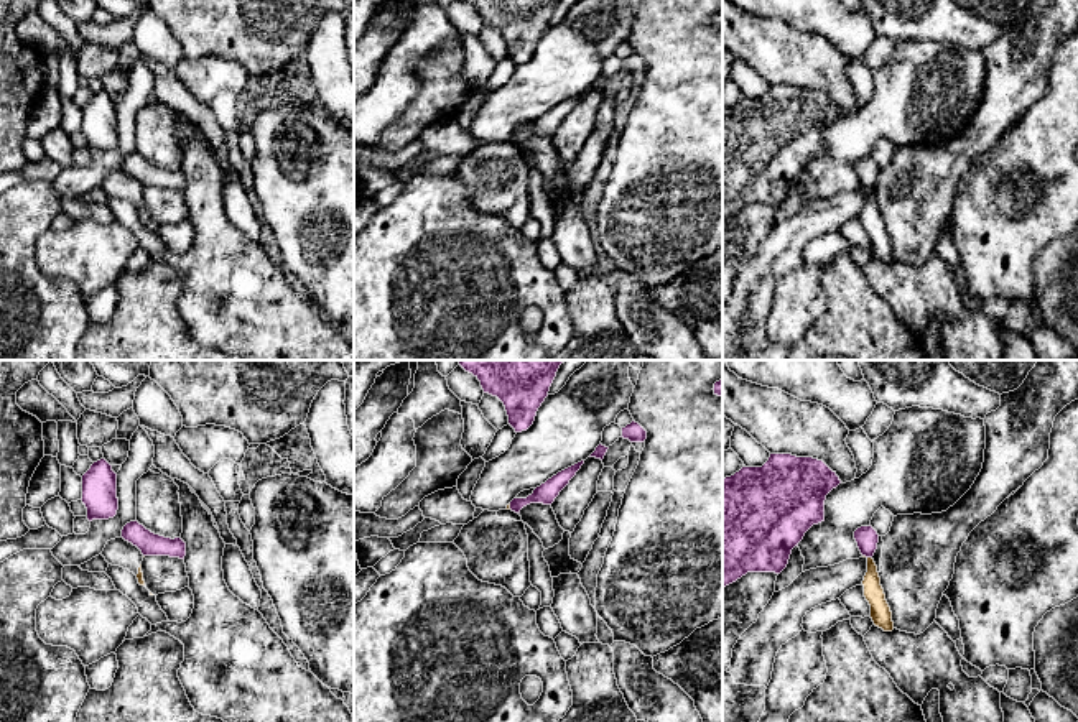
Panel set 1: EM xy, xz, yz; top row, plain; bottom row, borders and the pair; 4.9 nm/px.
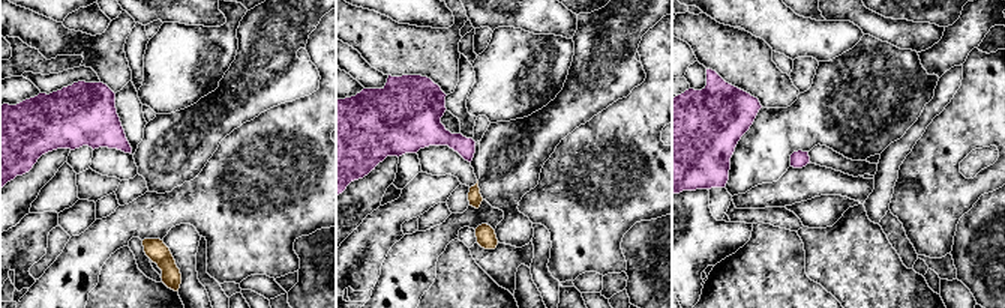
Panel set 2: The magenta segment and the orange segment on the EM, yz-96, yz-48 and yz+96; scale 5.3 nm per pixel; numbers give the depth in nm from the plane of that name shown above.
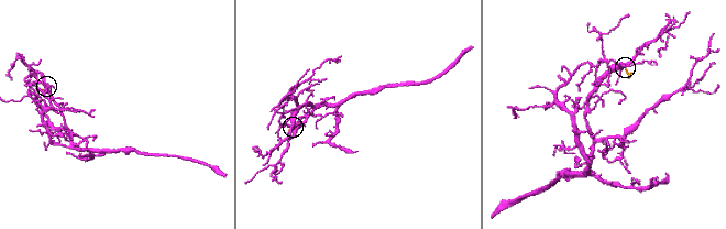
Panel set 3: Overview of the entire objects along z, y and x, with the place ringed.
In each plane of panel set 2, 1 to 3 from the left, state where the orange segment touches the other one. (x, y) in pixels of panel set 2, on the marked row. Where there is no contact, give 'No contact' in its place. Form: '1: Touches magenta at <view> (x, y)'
1: No contact
2: No contact
3: No contact

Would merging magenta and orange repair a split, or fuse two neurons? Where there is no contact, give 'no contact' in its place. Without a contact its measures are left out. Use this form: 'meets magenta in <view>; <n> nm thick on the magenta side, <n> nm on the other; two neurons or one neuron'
meets magenta in yz; 110 nm thick on the magenta side, 100 nm on the other; two neurons

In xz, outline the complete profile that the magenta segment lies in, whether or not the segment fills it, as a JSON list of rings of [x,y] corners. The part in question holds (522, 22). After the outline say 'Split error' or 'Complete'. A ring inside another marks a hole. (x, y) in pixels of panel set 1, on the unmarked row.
[[[464,0],[484,21],[497,28],[515,64],[527,62],[548,28],[558,0]]]. Complete

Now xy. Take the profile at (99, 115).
[[[100,90],[82,107],[82,135],[87,140],[87,151],[109,151],[117,146],[117,105],[112,97]]]. Complete

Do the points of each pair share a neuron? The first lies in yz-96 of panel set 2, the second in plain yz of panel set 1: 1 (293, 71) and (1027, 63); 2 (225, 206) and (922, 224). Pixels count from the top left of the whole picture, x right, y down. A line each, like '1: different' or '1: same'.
1: same
2: different

